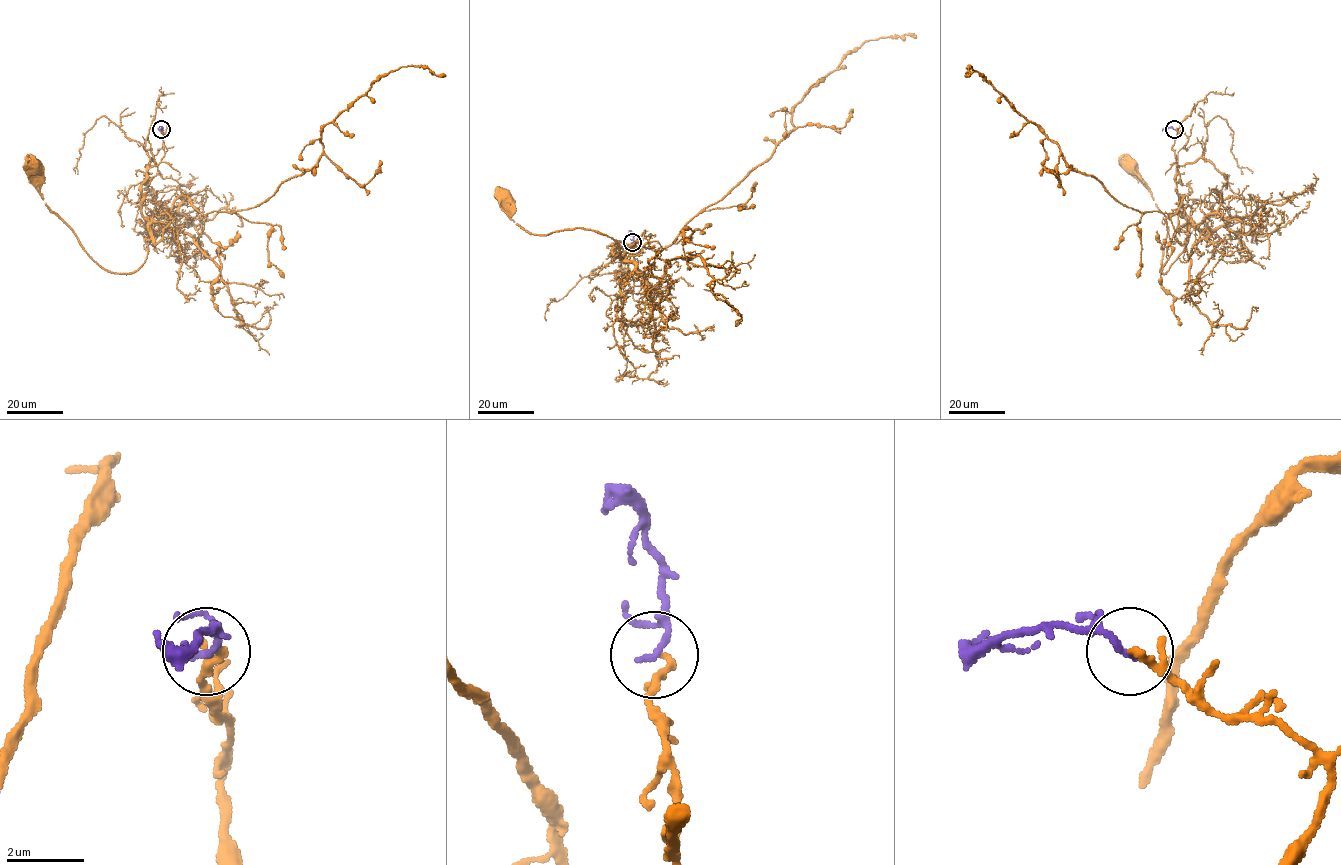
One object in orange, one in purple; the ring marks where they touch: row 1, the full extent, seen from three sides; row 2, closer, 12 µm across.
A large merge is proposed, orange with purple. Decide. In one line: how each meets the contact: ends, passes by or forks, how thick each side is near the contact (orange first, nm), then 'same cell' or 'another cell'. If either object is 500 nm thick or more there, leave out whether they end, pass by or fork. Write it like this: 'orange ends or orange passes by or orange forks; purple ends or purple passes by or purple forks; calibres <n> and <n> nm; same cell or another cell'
orange ends; purple ends; calibres 170 and 190 nm; another cell

